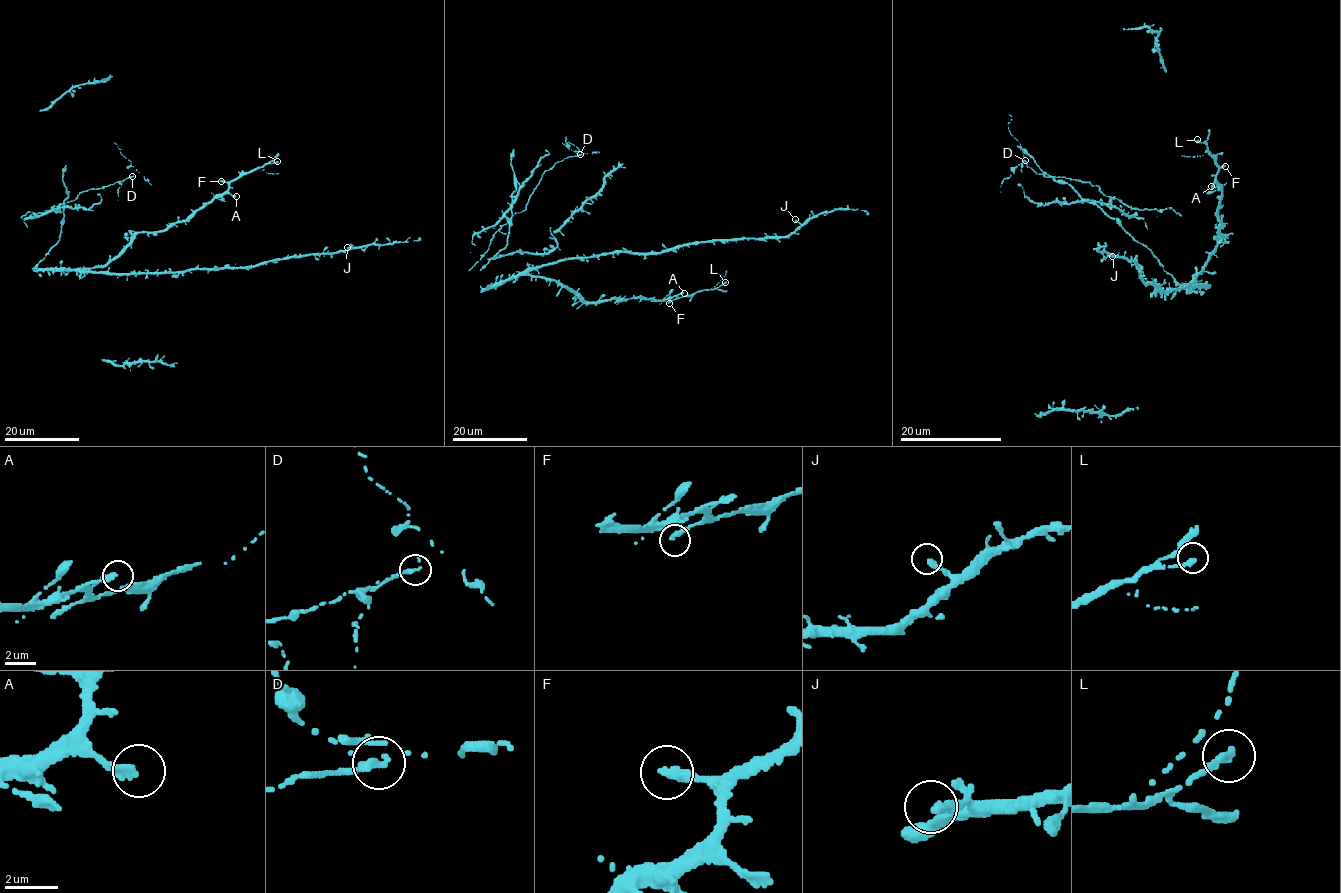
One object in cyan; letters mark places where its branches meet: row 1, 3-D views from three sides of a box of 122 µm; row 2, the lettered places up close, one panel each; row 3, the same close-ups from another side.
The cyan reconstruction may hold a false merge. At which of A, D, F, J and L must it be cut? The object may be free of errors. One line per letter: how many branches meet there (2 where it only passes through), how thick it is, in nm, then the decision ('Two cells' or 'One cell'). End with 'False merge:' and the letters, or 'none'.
A: Branches: 1. Thickness 380 nm. One cell
D: Branches: 1. Thickness 360 nm. Two cells
F: Branches: 1. Thickness 360 nm. One cell
J: Branches: 1. Thickness 360 nm. One cell
L: Branches: 1. Thickness 360 nm. One cell
False merge: D

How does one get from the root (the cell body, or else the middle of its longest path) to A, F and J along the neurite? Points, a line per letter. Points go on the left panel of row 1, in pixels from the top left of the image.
A: (46, 270), (106, 265), (137, 233), (163, 230), (184, 221), (217, 197), (236, 196)
F: (46, 270), (106, 265), (137, 233), (163, 230), (184, 221), (220, 197), (228, 187), (221, 181)
J: (46, 270), (165, 273), (235, 268), (293, 257), (332, 254), (352, 247), (347, 247)

